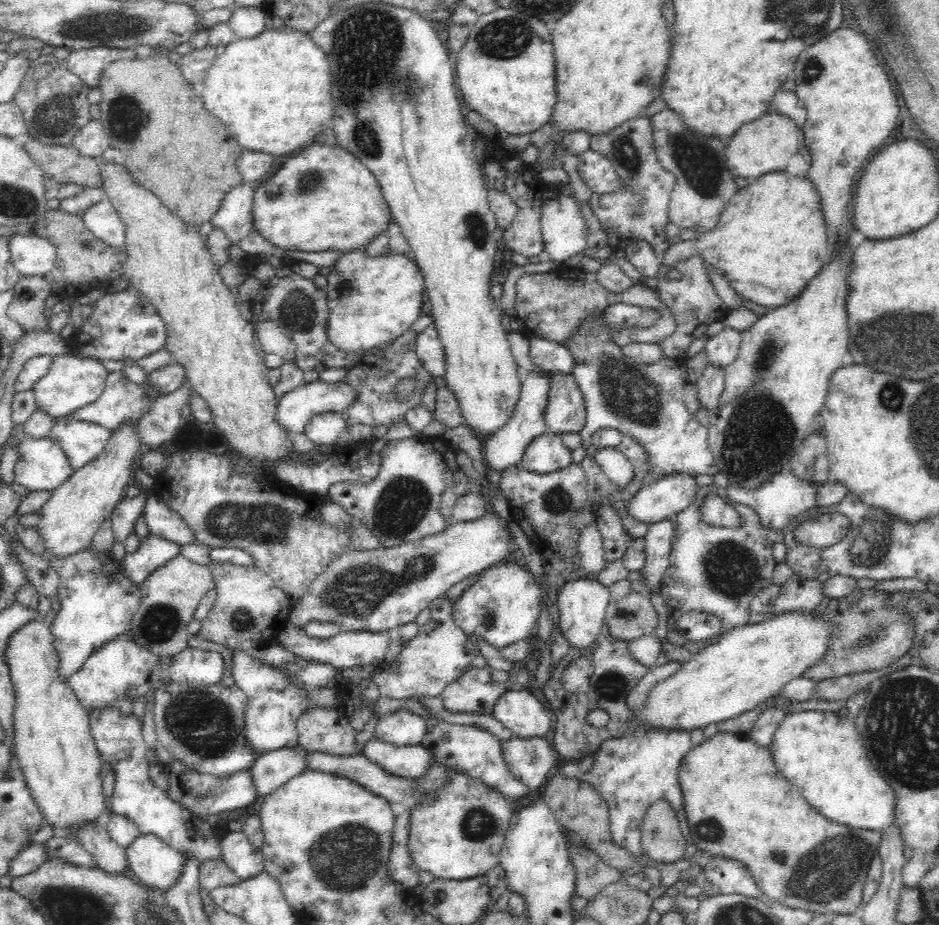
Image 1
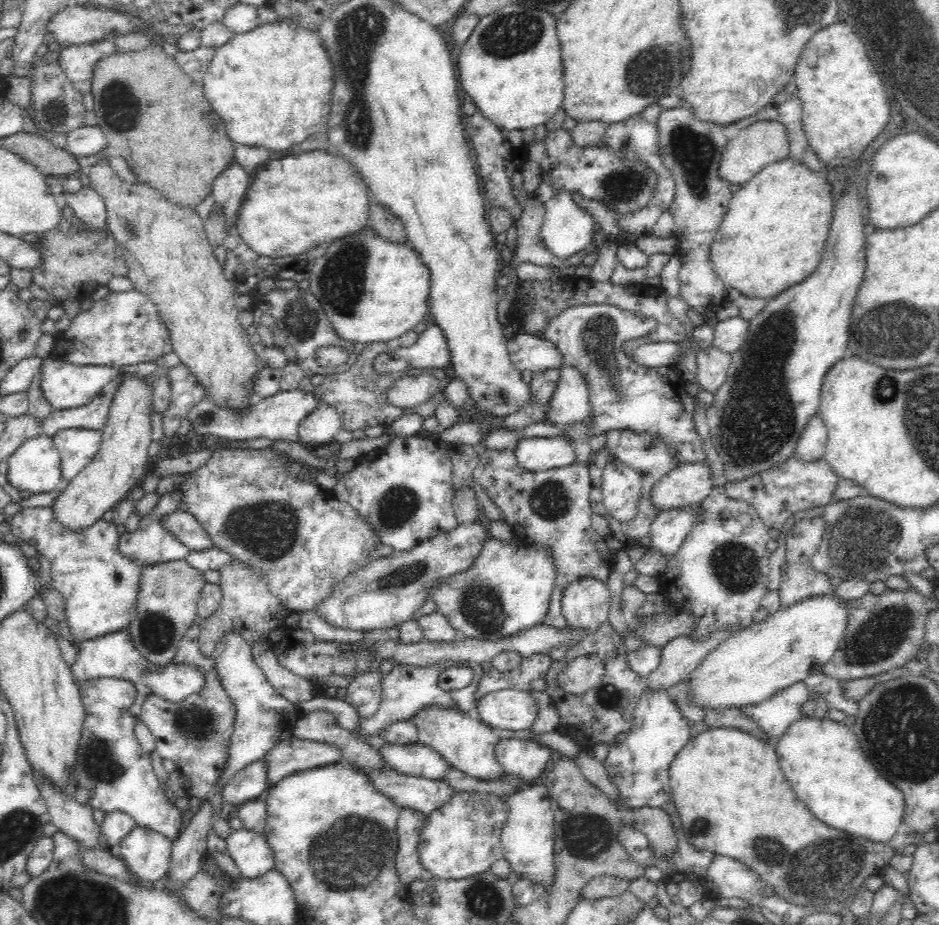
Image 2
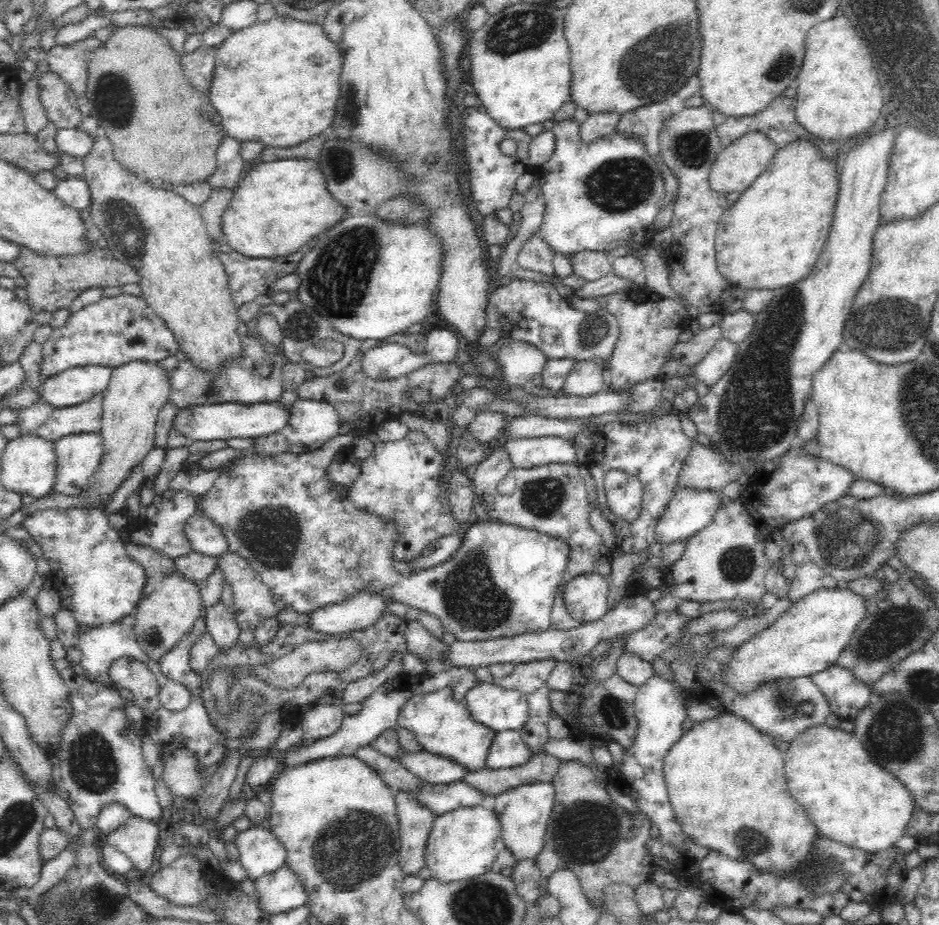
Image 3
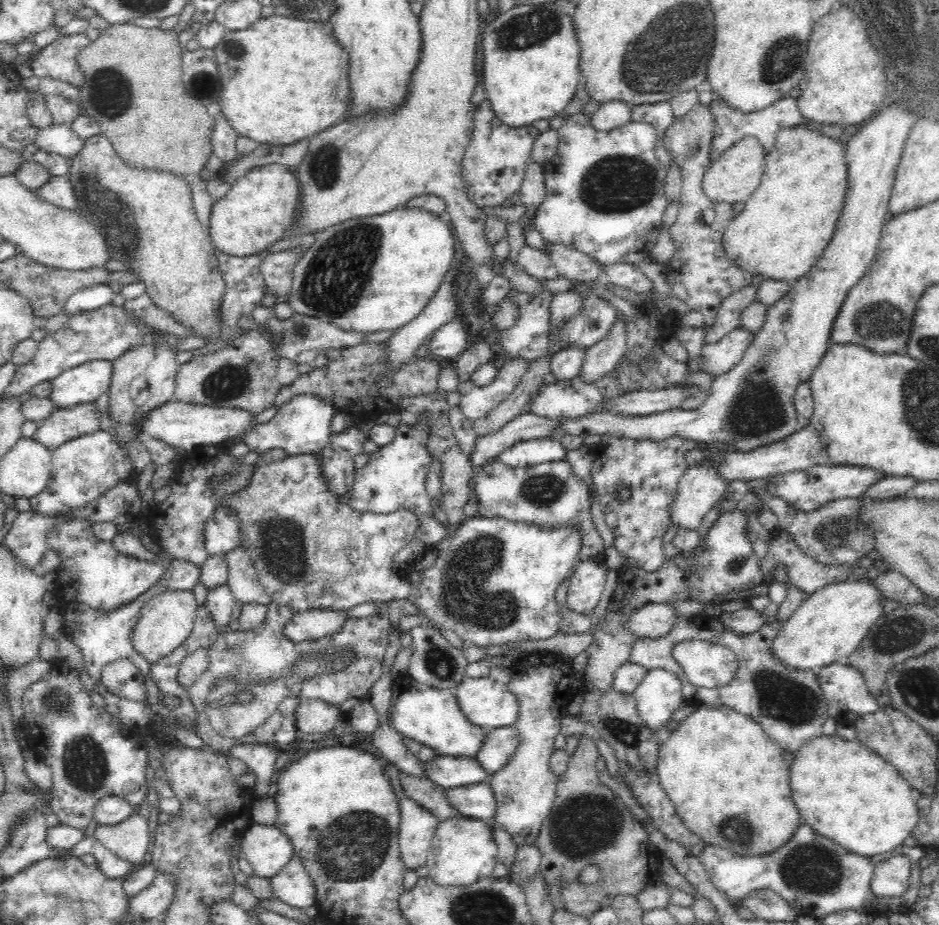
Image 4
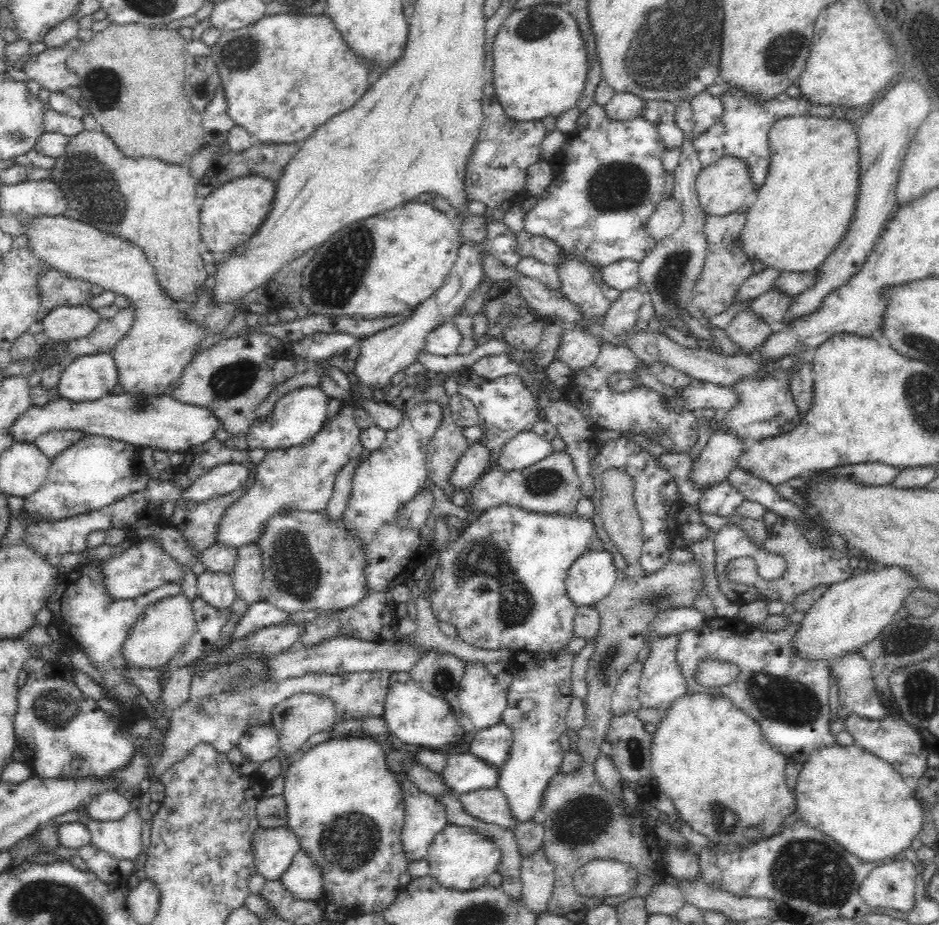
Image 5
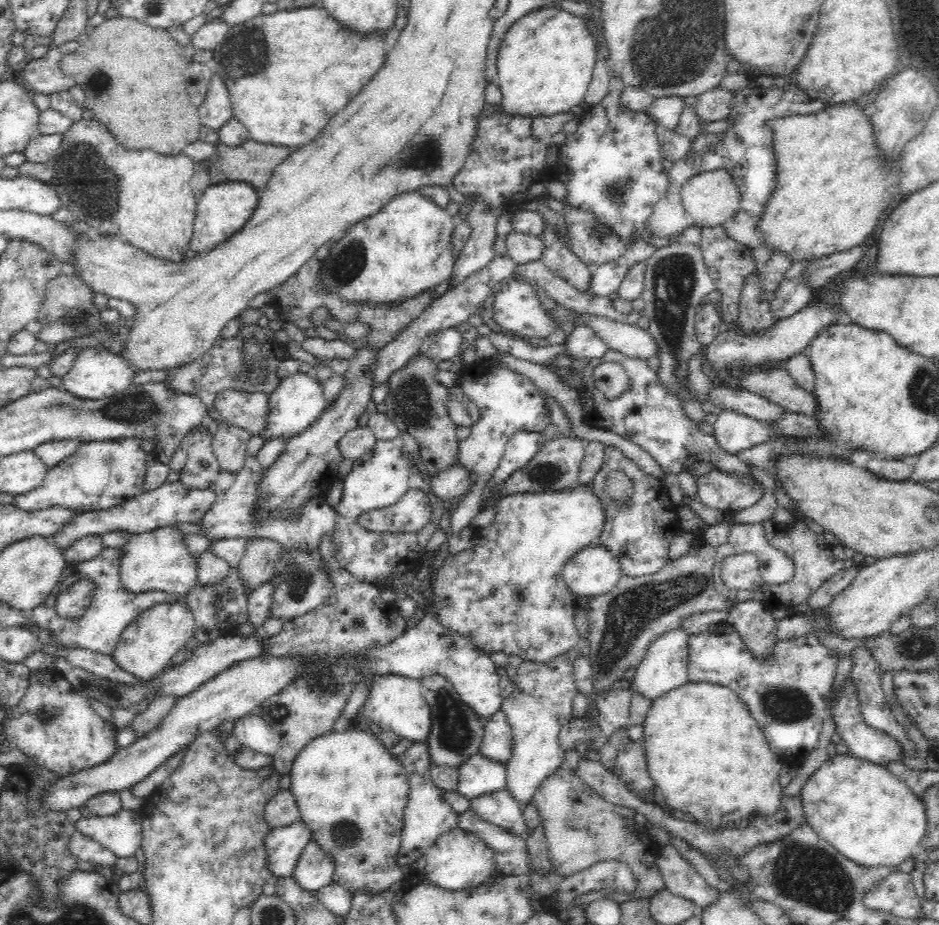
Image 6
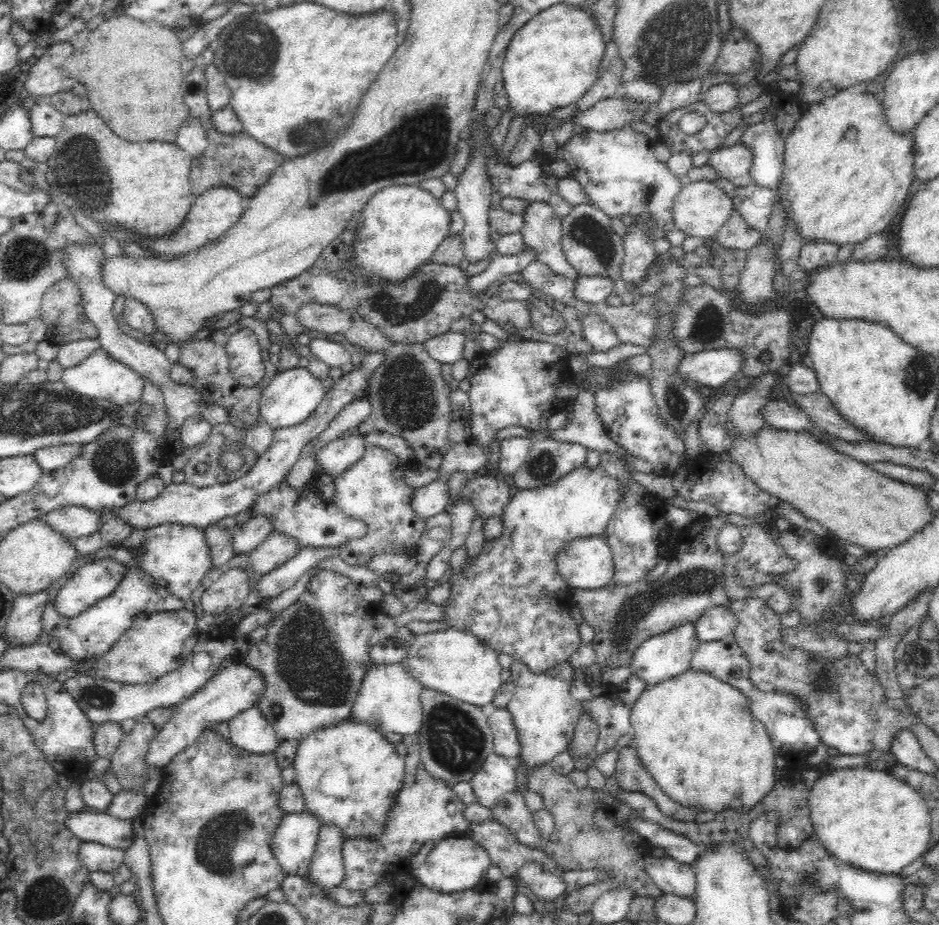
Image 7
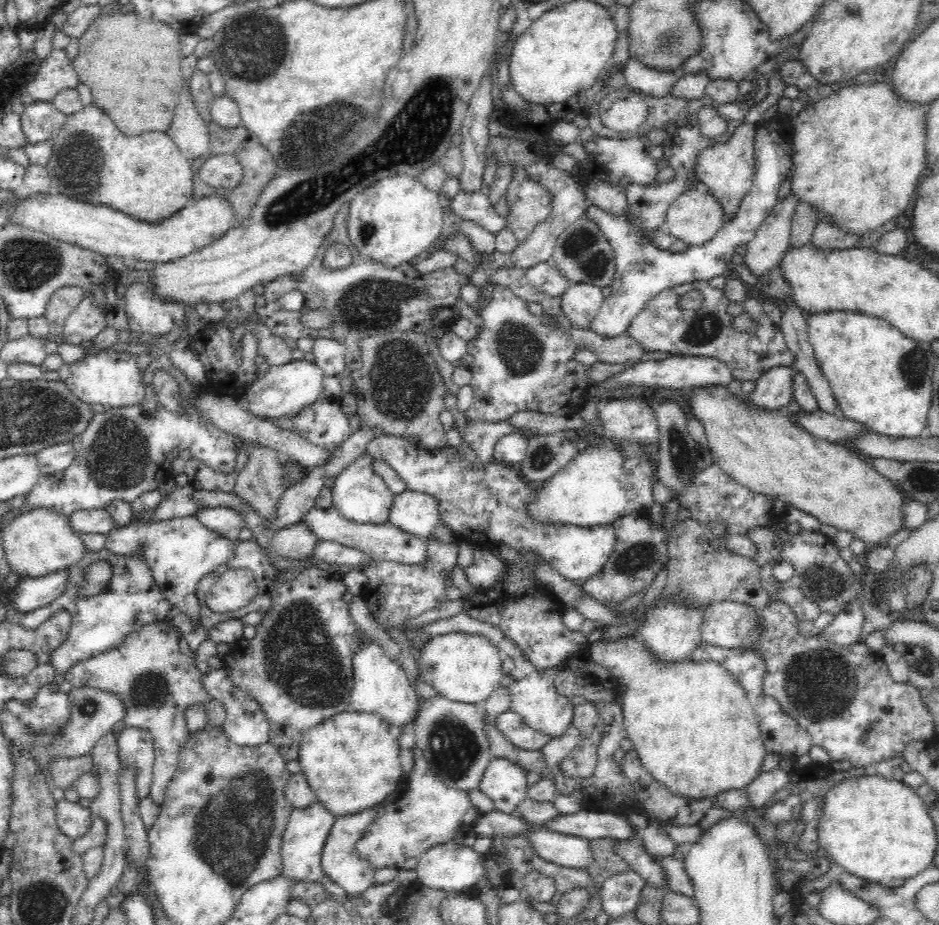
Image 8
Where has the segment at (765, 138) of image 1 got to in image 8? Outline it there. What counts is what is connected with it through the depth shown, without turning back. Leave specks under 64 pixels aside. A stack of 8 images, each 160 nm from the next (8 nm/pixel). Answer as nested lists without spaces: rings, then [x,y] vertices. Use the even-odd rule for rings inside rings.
[[[688,188],[666,210],[664,228],[667,234],[682,240],[687,246],[696,246],[708,242],[722,225],[720,203],[701,188]]]

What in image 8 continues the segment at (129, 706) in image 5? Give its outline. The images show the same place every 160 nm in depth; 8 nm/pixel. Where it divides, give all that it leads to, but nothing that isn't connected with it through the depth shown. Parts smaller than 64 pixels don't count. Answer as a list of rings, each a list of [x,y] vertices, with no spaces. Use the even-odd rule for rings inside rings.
[[[104,548],[98,554],[91,551],[86,552],[86,556],[80,562],[69,567],[69,571],[72,572],[72,580],[70,580],[65,591],[56,600],[50,601],[40,608],[22,614],[17,612],[7,597],[4,597],[2,601],[2,605],[6,609],[5,620],[12,624],[22,625],[28,630],[34,630],[43,622],[46,622],[54,610],[62,608],[71,614],[71,626],[68,634],[66,634],[66,640],[58,648],[48,652],[49,663],[56,673],[64,675],[75,662],[92,658],[92,656],[122,644],[124,638],[142,628],[145,624],[167,620],[166,614],[171,609],[170,603],[166,601],[162,590],[156,585],[144,558],[117,556]],[[94,562],[110,563],[112,569],[110,582],[98,594],[83,596],[79,592],[85,581],[84,572],[88,565]]]

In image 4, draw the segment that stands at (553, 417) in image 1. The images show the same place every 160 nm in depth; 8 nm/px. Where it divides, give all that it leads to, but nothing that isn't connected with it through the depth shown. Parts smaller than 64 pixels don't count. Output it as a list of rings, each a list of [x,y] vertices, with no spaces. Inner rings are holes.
[[[618,314],[614,322],[610,324],[608,333],[586,349],[586,358],[581,368],[581,377],[584,382],[594,382],[606,376],[614,370],[614,366],[618,365],[620,360],[623,360],[628,350],[626,323],[622,314]]]

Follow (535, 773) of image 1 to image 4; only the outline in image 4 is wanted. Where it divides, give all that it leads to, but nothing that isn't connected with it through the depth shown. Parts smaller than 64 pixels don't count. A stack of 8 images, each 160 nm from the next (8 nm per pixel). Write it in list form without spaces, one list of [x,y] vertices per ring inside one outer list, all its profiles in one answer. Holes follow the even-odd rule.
[[[512,725],[487,729],[475,758],[492,776],[509,762],[518,746],[518,731]]]

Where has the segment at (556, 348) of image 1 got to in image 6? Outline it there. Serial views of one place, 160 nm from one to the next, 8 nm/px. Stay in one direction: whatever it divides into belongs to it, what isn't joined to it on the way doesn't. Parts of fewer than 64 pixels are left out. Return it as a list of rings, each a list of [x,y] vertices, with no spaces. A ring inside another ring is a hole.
[[[477,361],[462,367],[459,387],[479,409],[480,419],[470,427],[470,436],[459,442],[459,462],[470,471],[476,486],[485,486],[498,468],[508,440],[514,432],[542,432],[552,424],[550,407],[539,388],[523,374],[500,364]]]

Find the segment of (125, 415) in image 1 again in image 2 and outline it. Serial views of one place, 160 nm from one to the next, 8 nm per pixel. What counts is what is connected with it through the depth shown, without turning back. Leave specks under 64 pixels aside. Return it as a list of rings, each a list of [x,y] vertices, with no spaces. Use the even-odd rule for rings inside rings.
[[[119,372],[85,406],[76,409],[53,409],[48,417],[41,421],[42,434],[53,437],[59,430],[72,428],[102,430],[112,405],[112,398],[114,398],[122,378],[124,378],[124,375]]]

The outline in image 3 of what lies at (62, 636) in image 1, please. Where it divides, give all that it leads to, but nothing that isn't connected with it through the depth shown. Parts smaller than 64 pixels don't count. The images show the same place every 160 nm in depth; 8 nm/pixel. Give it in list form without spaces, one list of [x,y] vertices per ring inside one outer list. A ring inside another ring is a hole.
[[[80,506],[71,509],[42,509],[27,516],[21,526],[40,544],[51,568],[49,581],[58,591],[61,606],[70,610],[79,625],[87,628],[108,625],[135,612],[146,584],[145,568],[126,555],[125,540],[109,525],[104,510],[100,507],[84,509]]]

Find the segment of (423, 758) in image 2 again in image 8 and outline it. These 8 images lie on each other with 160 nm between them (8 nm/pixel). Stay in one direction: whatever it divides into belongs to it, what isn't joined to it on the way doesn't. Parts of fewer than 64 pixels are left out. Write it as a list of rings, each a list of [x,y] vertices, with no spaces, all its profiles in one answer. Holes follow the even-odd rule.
[[[493,758],[479,790],[494,802],[496,811],[516,814],[517,806],[528,798],[527,771],[504,758]]]

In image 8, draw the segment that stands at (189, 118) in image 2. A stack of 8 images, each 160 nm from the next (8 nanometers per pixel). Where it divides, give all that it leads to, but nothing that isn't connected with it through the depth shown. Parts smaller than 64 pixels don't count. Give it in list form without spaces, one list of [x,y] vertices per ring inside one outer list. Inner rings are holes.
[[[131,9],[120,13],[98,14],[78,39],[78,52],[72,61],[80,82],[91,88],[93,104],[110,114],[118,130],[128,136],[138,136],[150,131],[164,132],[172,124],[179,90],[183,84],[180,34],[166,22],[140,18]]]

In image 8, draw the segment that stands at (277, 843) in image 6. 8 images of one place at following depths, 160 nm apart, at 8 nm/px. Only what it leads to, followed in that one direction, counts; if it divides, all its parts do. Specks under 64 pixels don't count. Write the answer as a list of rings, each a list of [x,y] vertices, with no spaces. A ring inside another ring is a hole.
[[[318,800],[307,808],[296,808],[291,813],[283,836],[281,855],[283,860],[282,875],[300,882],[319,883],[326,891],[334,895],[336,902],[344,903],[349,896],[338,885],[324,874],[321,865],[321,854],[326,839],[330,836],[330,830],[334,826],[336,818],[326,806]]]

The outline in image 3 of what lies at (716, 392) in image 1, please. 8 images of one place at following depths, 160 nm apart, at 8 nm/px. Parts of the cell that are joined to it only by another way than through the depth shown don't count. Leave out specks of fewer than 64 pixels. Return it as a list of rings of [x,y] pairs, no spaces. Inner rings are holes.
[[[728,338],[718,340],[708,355],[692,367],[700,385],[712,386],[714,382],[718,382],[734,364],[737,354],[738,345],[734,345]]]

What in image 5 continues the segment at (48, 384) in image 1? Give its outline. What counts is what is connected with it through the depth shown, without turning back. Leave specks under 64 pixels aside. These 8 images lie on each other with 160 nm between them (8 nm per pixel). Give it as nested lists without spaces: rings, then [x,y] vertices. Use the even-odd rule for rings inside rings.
[[[112,352],[88,354],[74,359],[63,370],[58,394],[74,402],[98,400],[119,383]]]

